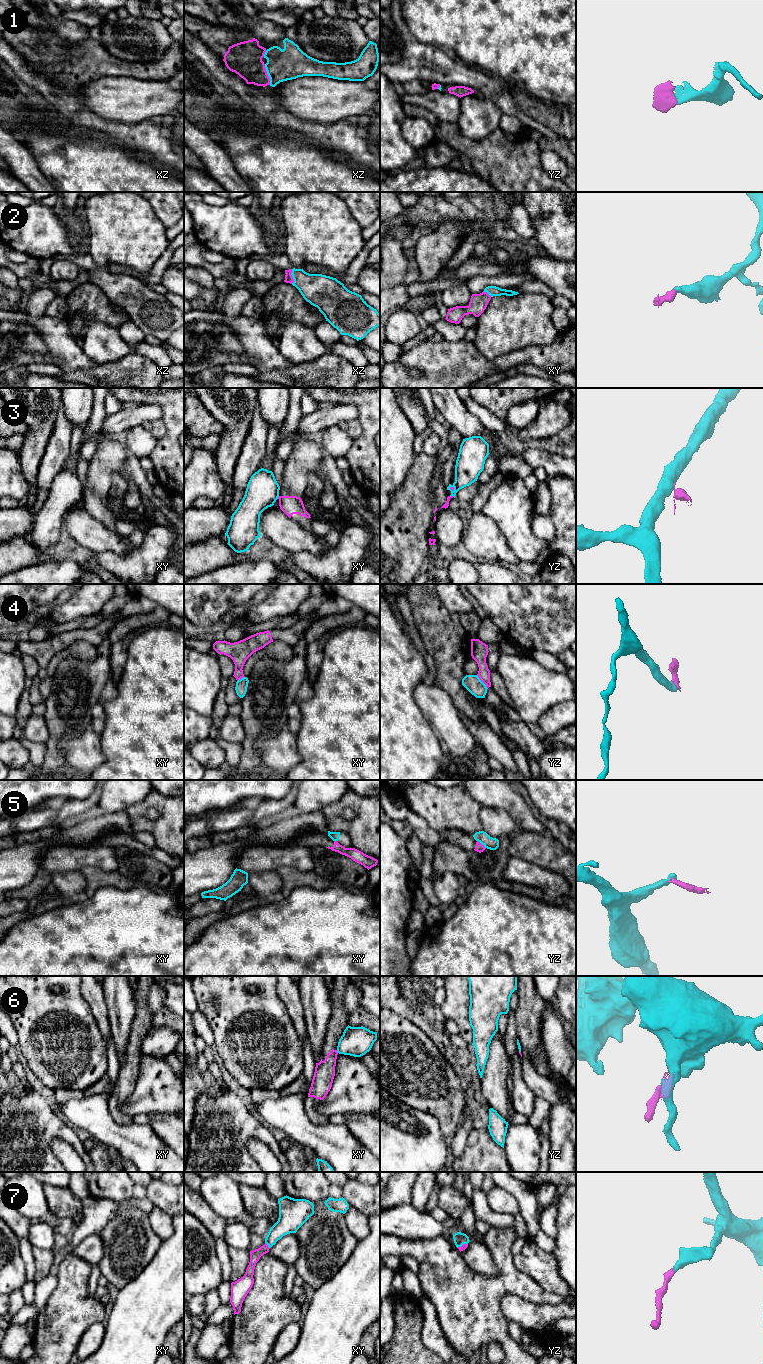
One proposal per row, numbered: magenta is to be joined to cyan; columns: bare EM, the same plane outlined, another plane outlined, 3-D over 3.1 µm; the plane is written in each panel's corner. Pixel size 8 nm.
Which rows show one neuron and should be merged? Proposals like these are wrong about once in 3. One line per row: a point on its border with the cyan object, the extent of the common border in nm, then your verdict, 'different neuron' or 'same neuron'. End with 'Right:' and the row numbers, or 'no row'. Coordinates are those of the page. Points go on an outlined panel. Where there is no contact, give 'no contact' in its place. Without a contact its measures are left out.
1: xz (267, 73) | 180 nm | same neuron
2: xz (292, 276) | 120 nm | same neuron
3: xy (278, 496) | 30 nm | different neuron
4: yz (482, 682) | 140 nm | different neuron
5: yz (481, 843) | 100 nm | different neuron
6: xy (337, 1051) | 30 nm | different neuron
7: xy (267, 1244) | 70 nm | same neuron
Right: 1, 2, 7

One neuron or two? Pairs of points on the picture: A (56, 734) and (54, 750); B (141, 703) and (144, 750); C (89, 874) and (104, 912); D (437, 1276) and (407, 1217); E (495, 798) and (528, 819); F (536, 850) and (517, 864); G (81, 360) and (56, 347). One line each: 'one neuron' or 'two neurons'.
A: one neuron
B: one neuron
C: two neurons
D: two neurons
E: one neuron
F: two neurons
G: one neuron

